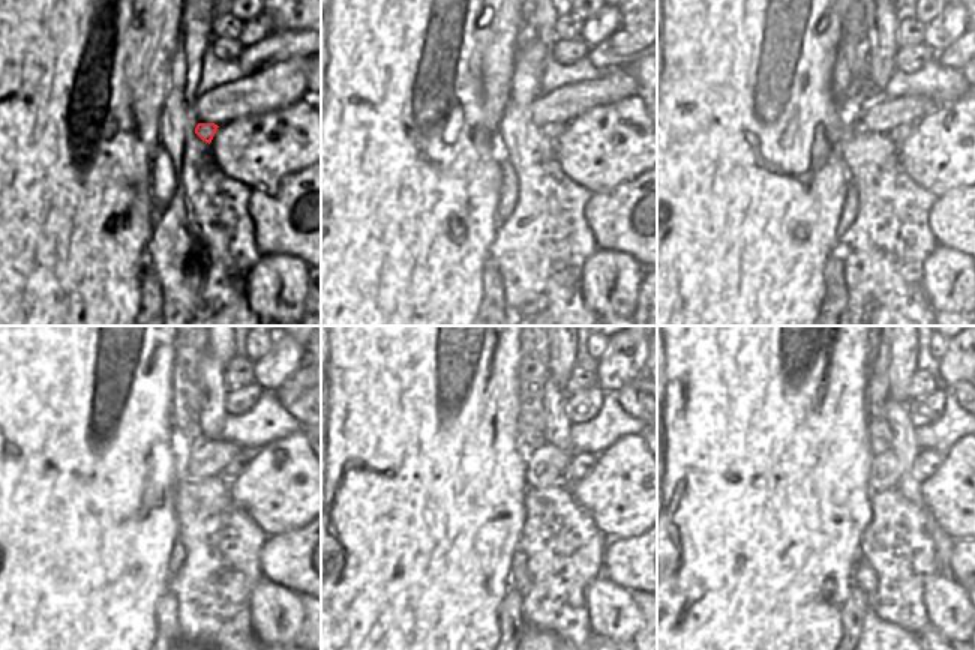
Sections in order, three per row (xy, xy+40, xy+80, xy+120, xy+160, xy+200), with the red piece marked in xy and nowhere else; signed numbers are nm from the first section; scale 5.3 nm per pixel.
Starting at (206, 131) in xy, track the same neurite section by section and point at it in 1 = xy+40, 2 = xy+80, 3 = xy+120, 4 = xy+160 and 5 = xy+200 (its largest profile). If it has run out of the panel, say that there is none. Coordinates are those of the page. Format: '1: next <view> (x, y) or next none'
1: next xy+40 (551, 129)
2: next xy+80 (897, 135)
3: next xy+120 (233, 469)
4: next xy+160 (579, 466)
5: next xy+200 (927, 461)

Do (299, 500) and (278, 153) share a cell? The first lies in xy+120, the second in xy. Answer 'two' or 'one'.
one

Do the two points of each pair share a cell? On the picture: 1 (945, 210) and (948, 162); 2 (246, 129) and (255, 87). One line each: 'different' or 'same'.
1: different
2: different

